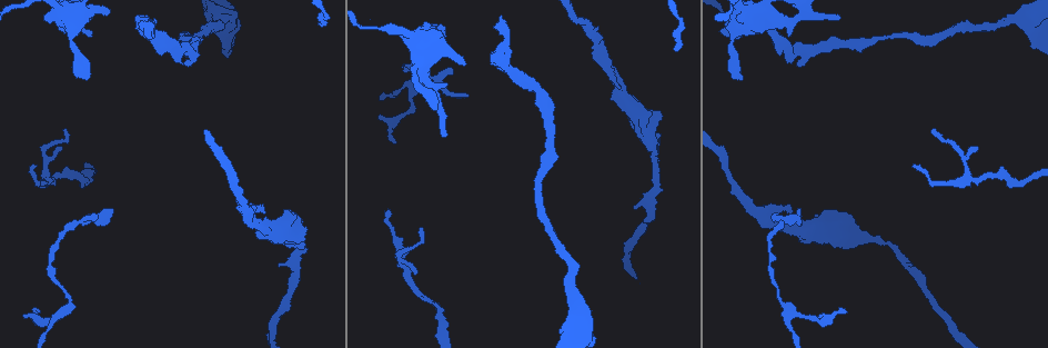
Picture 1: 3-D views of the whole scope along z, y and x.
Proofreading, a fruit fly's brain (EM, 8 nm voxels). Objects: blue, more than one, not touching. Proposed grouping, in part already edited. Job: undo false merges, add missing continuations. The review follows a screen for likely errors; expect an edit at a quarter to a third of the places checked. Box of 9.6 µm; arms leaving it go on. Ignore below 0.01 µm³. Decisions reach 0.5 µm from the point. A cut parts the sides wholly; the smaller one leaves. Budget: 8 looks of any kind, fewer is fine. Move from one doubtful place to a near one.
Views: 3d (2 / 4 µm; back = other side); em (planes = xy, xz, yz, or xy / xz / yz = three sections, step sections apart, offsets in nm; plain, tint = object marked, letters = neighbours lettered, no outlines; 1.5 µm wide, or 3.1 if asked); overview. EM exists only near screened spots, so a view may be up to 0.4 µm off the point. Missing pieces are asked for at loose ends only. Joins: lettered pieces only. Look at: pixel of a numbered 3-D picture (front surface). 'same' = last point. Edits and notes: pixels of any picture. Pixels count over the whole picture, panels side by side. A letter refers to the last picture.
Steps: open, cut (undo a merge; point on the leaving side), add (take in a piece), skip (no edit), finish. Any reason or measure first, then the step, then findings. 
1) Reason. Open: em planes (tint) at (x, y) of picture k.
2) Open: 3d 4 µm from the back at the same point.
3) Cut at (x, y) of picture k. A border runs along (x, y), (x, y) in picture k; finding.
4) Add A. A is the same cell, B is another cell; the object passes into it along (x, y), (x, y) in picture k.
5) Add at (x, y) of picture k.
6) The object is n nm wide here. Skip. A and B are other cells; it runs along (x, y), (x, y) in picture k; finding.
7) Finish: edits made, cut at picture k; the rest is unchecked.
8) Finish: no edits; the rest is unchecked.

Thin end. Open: 3d 2 µm at (320, 22) of picture 1.

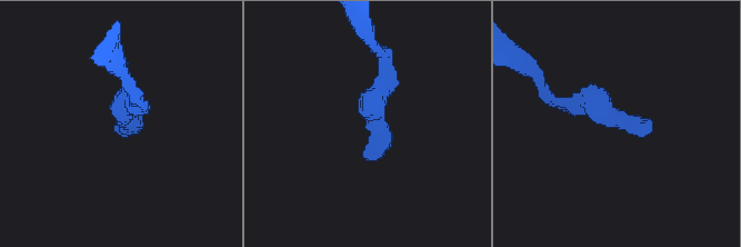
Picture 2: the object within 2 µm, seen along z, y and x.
Open: em planes (letters) at (642, 132) of picture 2.

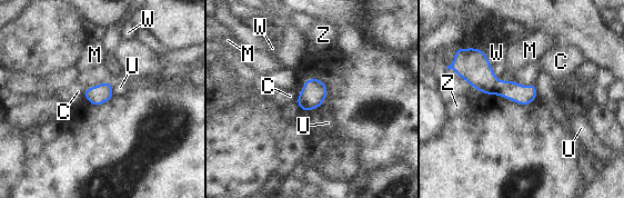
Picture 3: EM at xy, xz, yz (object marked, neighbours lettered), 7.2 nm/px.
The longest contact is with W, 120 nm. Skip. C, M, U, W and Z are other cells; a border runs along (111, 82), (111, 93), (113, 96) in picture 3; none of them fits.

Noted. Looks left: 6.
Sudden change in width. Open: em planes (letters) at (69, 306) of picture 1.

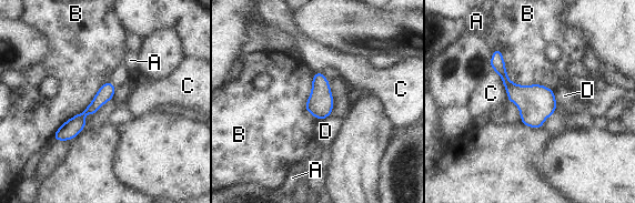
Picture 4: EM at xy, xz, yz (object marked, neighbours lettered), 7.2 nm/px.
Skip. A, B, C and D are other cells; it runs along (112, 89), (64, 132), (57, 136) in picture 4; all the same cell.

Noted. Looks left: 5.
Branch point. Open: em planes (letters) at (399, 262) of picture 1.

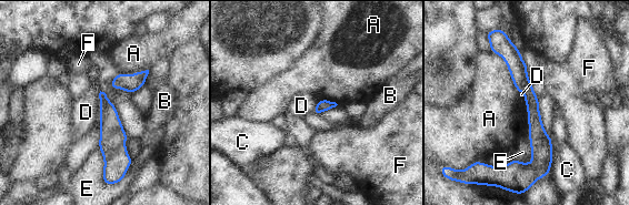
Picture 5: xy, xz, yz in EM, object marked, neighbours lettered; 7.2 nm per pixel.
The object is 160 nm wide here; the longest contact is with E, 300 nm. Skip. A, B, C, D, E and F are other cells; continuous, no second cell.

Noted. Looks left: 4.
Finish: no edits; the rest is unchecked.

